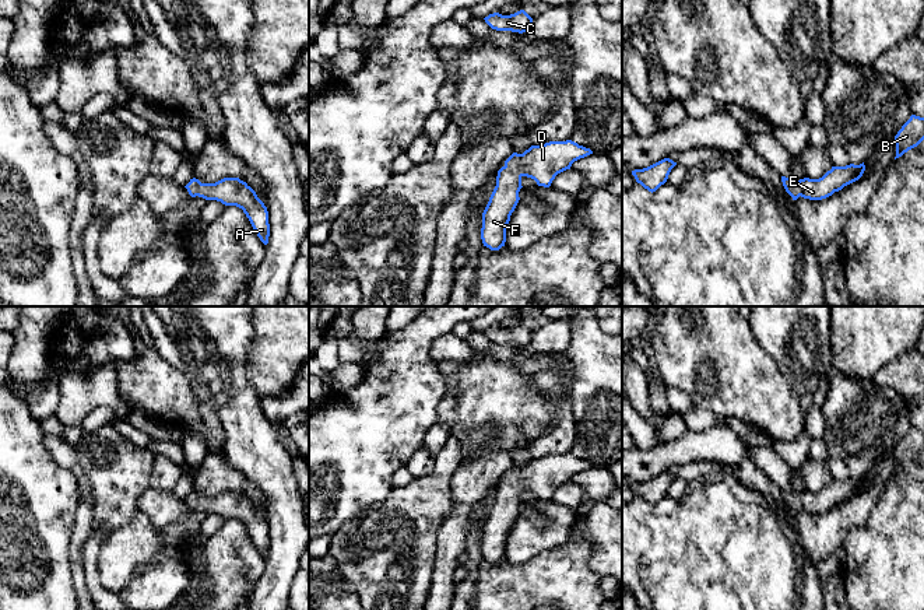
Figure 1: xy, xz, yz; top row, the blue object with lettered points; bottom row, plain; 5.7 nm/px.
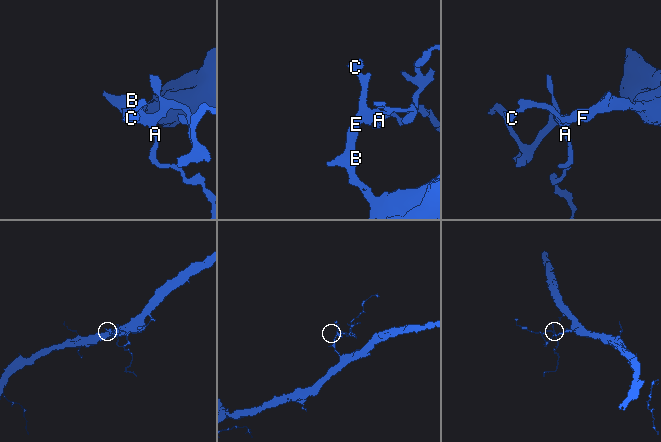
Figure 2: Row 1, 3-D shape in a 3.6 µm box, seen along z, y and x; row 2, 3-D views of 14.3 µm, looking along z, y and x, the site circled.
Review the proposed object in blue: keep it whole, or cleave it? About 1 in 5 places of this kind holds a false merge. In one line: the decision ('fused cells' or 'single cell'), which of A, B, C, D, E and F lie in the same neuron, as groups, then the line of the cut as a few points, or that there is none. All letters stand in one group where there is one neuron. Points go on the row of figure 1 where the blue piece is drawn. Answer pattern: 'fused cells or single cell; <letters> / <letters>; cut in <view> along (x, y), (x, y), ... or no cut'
single cell; A B C D E F; no cut

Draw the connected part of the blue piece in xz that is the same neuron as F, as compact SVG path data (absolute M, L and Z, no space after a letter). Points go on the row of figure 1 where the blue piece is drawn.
M572 140L531 146L523 154L513 152L498 171L496 186L482 213L481 239L484 246L499 250L506 242L506 228L520 197L521 178L549 187L555 176L580 158L593 154Z

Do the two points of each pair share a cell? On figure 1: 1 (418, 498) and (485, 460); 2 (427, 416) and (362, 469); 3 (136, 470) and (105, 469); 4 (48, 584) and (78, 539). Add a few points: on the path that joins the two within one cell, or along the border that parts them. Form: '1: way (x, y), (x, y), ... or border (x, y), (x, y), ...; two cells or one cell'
1: border (463, 460), (452, 477), (452, 508), (448, 512); two cells
2: way (411, 420), (378, 454); one cell
3: way (129, 470), (112, 469); one cell
4: border (76, 521), (70, 542), (71, 567); two cells

